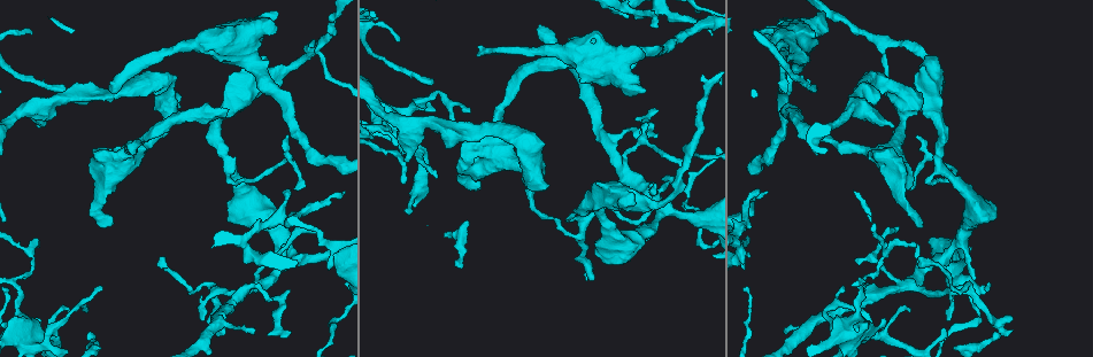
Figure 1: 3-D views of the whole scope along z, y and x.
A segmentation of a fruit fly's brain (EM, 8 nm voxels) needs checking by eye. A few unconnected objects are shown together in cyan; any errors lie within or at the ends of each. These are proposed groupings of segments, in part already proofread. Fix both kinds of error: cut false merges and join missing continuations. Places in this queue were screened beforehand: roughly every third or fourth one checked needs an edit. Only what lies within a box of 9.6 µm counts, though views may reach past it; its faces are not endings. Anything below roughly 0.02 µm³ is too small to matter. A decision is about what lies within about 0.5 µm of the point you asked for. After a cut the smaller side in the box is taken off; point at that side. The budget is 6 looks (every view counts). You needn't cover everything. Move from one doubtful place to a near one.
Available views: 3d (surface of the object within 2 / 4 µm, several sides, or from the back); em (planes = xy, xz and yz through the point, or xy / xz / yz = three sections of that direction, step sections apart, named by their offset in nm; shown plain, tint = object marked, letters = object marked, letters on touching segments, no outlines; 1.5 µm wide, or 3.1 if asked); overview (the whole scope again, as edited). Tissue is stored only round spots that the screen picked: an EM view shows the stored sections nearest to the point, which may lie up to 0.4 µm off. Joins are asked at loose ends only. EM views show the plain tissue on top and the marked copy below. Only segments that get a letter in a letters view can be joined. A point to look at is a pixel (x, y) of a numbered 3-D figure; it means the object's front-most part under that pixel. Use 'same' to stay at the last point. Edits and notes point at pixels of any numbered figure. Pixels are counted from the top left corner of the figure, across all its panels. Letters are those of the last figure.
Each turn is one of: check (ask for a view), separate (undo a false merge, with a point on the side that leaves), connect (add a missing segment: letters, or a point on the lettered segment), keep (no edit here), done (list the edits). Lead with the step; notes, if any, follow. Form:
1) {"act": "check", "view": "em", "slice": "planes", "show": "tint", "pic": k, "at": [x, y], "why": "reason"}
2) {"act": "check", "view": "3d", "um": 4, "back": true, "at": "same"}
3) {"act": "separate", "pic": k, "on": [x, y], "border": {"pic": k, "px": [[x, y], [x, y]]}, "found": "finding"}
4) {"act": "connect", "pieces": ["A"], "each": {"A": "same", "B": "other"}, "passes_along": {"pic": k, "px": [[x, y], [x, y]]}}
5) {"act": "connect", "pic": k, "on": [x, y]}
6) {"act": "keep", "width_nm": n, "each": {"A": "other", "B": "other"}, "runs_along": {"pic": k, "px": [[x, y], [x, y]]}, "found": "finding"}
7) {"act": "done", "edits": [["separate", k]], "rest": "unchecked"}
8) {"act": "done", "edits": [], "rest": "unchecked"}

{"act": "check", "view": "3d", "um": 2, "pic": 1, "at": [112, 222], "why": "an open end"}

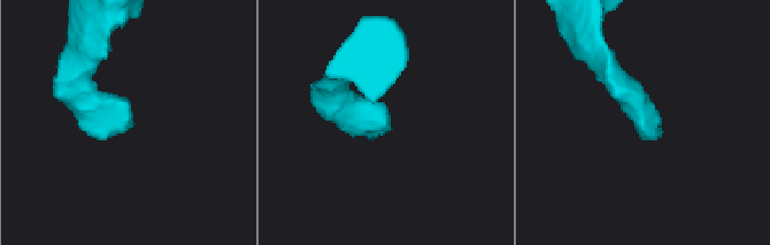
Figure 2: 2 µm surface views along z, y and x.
{"act": "check", "view": "em", "slice": "planes", "show": "letters", "pic": 2, "at": [129, 127]}

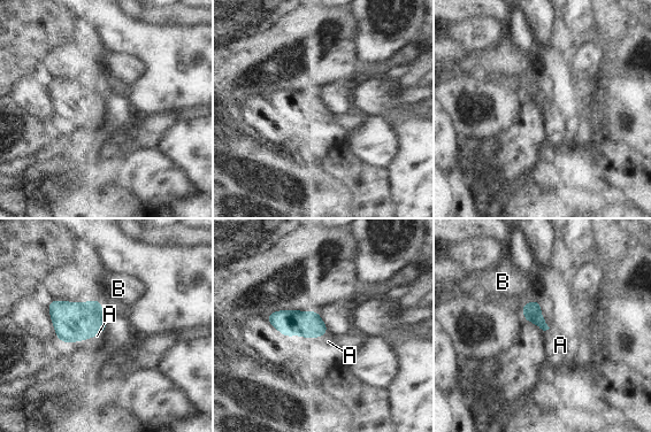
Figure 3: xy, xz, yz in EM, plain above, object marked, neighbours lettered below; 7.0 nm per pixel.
{"act": "connect", "pic": 3, "on": [560, 345], "each": {"A": "same", "B": "other"}, "passes_along": {"pic": 3, "px": [[531, 311], [546, 329], [560, 345]]}, "found": "the neuron continues"}

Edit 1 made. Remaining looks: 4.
{"act": "check", "view": "overview", "why": "see it whole again"}

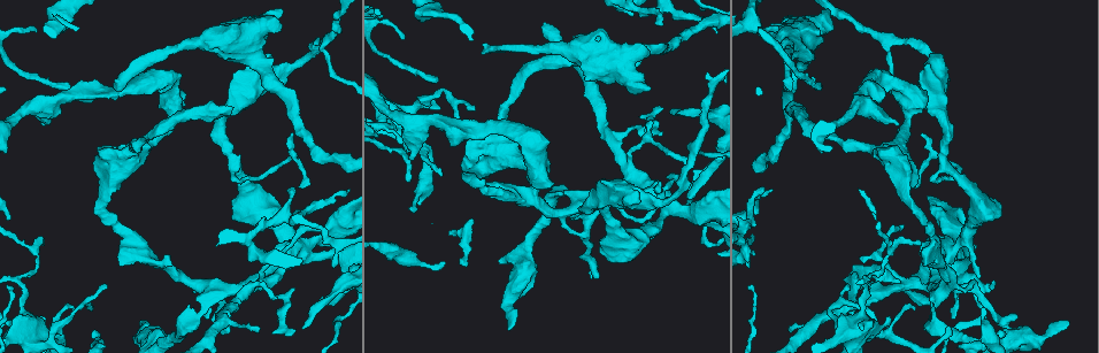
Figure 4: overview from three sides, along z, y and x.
{"act": "check", "view": "3d", "um": 2, "pic": 4, "at": [899, 124], "why": "free end"}

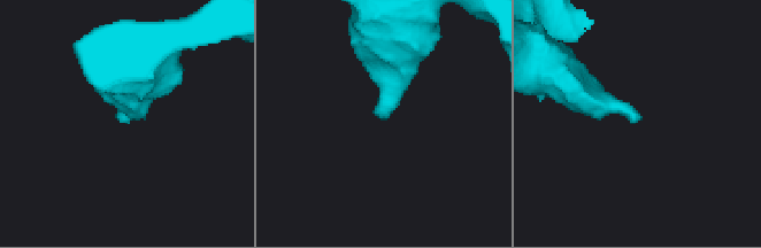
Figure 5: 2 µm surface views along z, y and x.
{"act": "check", "view": "em", "slice": "xz", "step": 8, "show": "letters", "pic": 5, "at": [122, 113]}

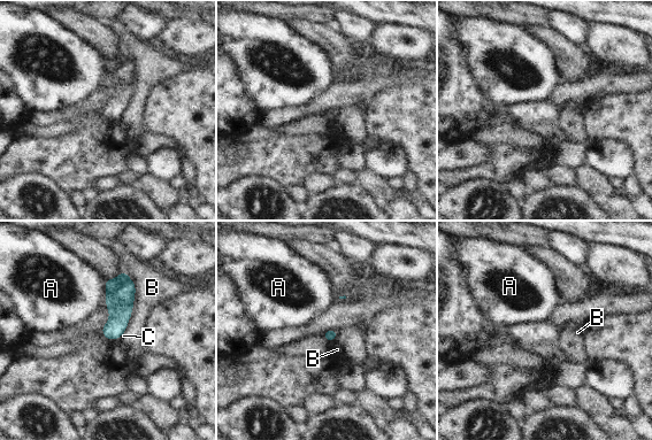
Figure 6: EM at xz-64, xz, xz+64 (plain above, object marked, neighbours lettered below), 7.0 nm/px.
{"act": "keep", "each": {"A": "other", "B": "other", "C": "other"}, "border": {"pic": 6, "px": [[338, 330], [337, 337], [332, 341]]}, "found": "no lettered segment goes on from it"}

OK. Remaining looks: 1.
{"act": "check", "view": "em", "slice": "planes", "show": "letters", "pic": 4, "at": [792, 88], "why": "end of a long branch"}

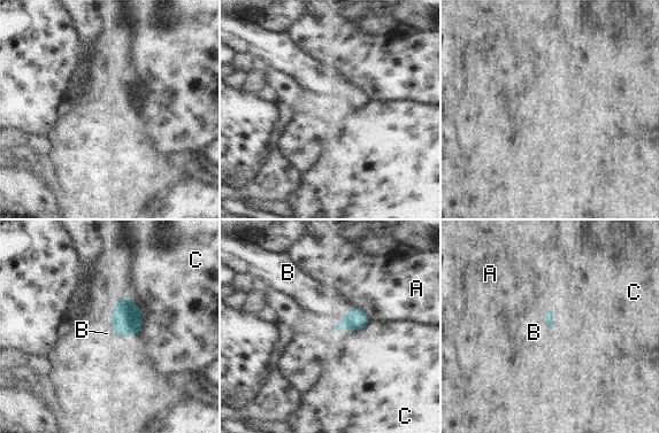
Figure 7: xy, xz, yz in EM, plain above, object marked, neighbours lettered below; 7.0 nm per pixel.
{"act": "connect", "pic": 7, "on": [328, 307], "each": {"A": "other", "B": "same", "C": "other"}, "passes_along": {"pic": 7, "px": [[353, 319], [342, 319], [328, 307]]}, "found": "the neuron continues"}

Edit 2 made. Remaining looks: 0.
{"act": "done", "edits": [["connect", 3], ["connect", 7]], "rest": "unchecked"}

